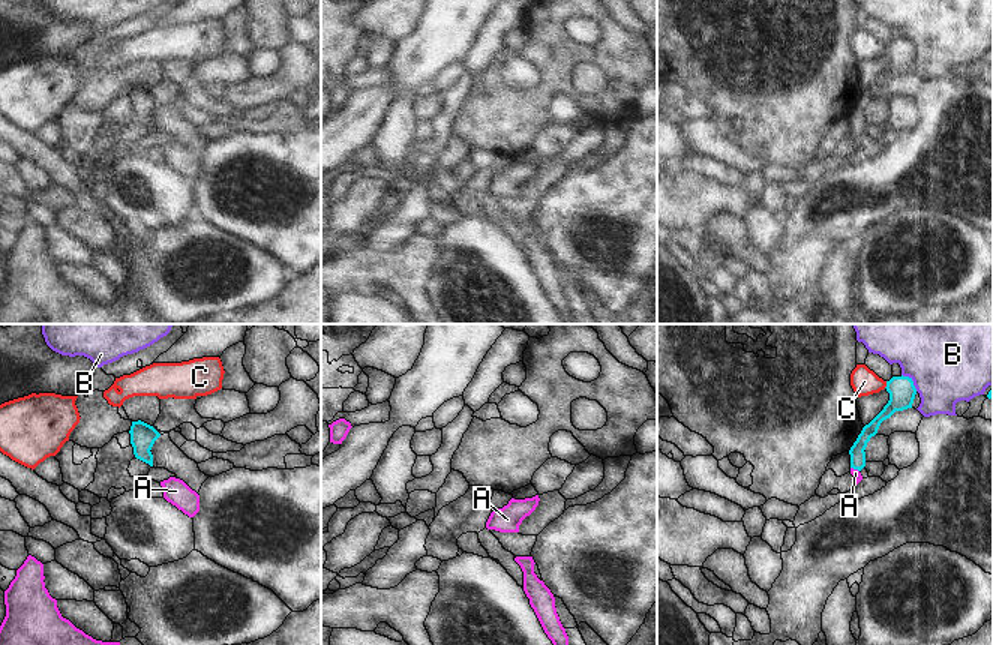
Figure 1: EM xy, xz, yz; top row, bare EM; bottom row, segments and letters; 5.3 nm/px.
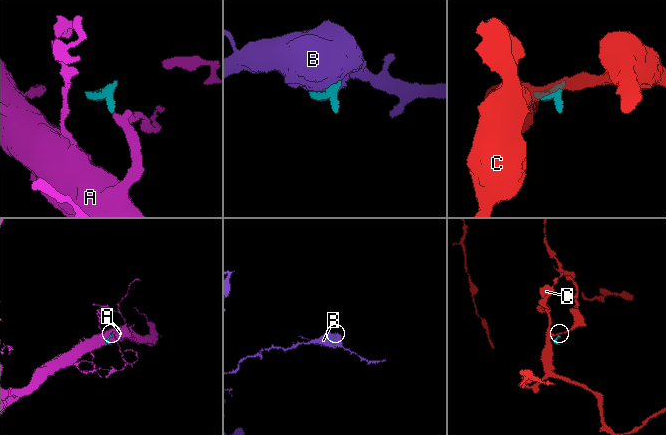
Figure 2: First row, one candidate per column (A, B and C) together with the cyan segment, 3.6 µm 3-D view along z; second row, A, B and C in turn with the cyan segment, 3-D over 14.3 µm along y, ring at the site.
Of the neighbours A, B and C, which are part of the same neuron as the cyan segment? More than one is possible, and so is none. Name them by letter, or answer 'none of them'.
A.

